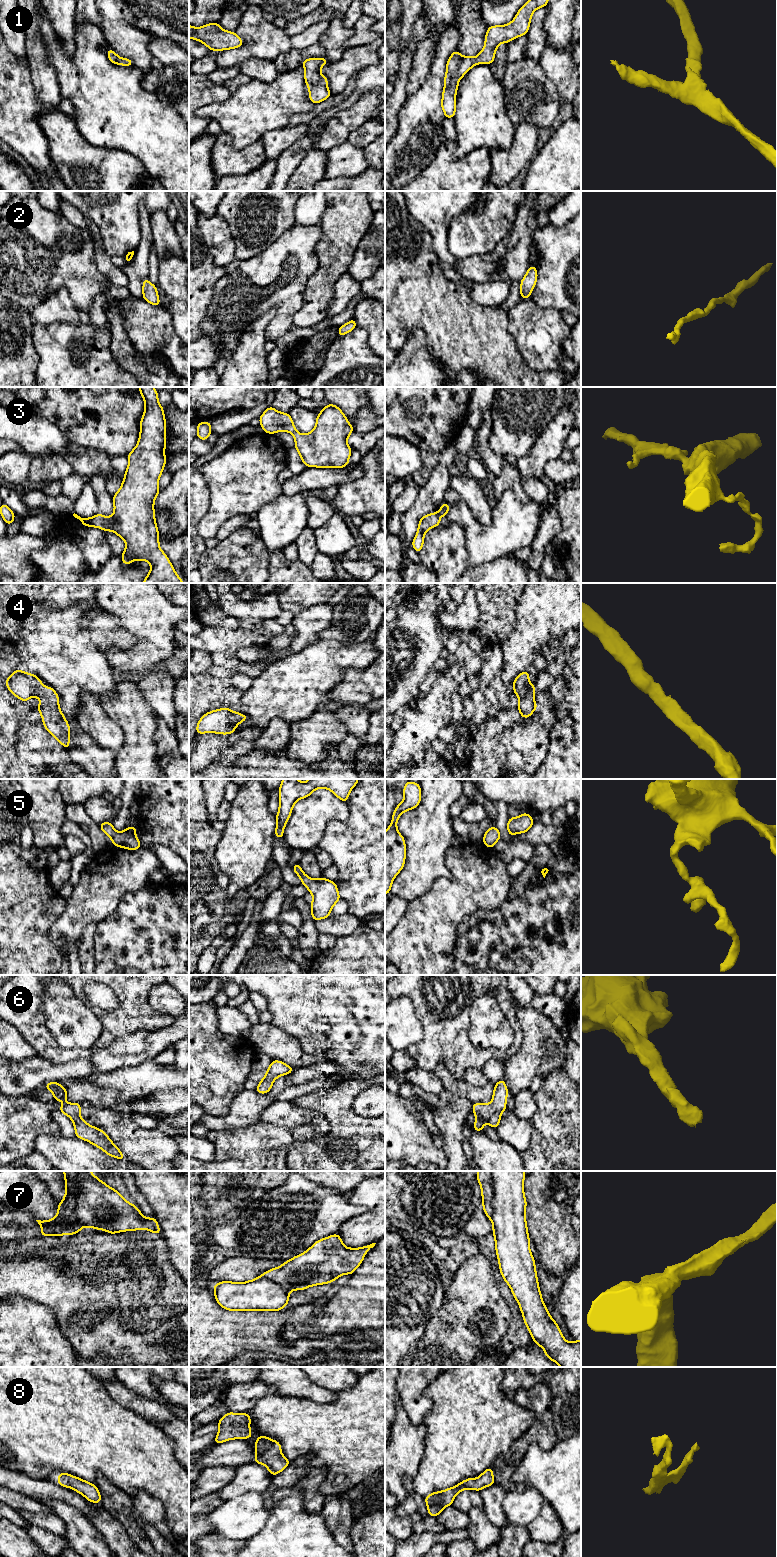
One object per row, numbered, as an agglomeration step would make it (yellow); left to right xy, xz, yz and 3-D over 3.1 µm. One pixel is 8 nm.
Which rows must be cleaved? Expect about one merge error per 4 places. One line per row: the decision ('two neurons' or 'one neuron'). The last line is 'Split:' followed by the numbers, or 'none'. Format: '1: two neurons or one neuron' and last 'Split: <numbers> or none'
1: one neuron
2: one neuron
3: one neuron
4: one neuron
5: one neuron
6: one neuron
7: two neurons
8: one neuron
Split: 7

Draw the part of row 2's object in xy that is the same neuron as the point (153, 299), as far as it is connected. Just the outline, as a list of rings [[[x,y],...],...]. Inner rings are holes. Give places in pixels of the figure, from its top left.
[[[148,277],[143,280],[142,297],[150,304],[161,306],[156,285],[149,282]]]

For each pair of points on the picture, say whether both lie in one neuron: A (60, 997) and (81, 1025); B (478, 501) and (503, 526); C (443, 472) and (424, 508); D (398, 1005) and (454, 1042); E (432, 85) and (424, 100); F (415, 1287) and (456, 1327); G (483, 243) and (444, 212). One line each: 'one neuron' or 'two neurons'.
A: one neuron
B: two neurons
C: one neuron
D: two neurons
E: one neuron
F: two neurons
G: two neurons

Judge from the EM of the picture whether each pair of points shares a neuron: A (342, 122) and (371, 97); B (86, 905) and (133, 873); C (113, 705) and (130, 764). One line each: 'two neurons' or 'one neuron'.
A: one neuron
B: one neuron
C: one neuron

